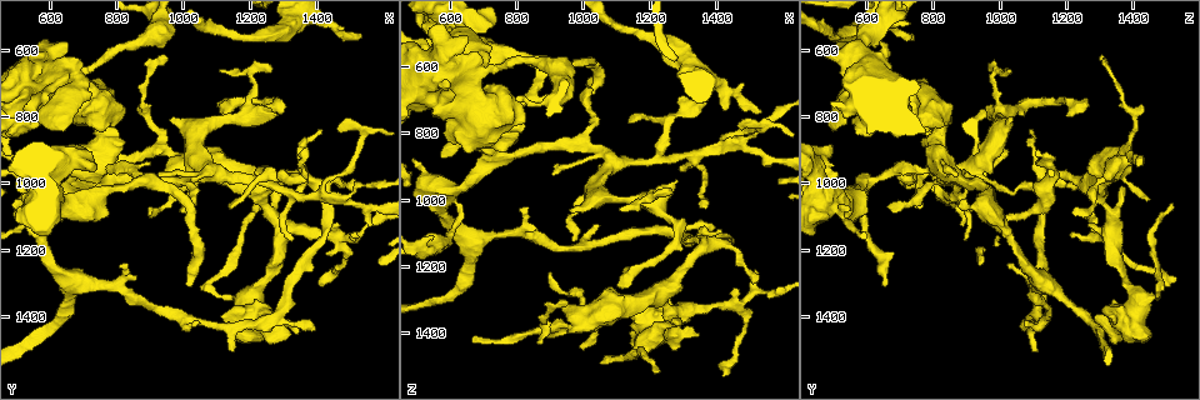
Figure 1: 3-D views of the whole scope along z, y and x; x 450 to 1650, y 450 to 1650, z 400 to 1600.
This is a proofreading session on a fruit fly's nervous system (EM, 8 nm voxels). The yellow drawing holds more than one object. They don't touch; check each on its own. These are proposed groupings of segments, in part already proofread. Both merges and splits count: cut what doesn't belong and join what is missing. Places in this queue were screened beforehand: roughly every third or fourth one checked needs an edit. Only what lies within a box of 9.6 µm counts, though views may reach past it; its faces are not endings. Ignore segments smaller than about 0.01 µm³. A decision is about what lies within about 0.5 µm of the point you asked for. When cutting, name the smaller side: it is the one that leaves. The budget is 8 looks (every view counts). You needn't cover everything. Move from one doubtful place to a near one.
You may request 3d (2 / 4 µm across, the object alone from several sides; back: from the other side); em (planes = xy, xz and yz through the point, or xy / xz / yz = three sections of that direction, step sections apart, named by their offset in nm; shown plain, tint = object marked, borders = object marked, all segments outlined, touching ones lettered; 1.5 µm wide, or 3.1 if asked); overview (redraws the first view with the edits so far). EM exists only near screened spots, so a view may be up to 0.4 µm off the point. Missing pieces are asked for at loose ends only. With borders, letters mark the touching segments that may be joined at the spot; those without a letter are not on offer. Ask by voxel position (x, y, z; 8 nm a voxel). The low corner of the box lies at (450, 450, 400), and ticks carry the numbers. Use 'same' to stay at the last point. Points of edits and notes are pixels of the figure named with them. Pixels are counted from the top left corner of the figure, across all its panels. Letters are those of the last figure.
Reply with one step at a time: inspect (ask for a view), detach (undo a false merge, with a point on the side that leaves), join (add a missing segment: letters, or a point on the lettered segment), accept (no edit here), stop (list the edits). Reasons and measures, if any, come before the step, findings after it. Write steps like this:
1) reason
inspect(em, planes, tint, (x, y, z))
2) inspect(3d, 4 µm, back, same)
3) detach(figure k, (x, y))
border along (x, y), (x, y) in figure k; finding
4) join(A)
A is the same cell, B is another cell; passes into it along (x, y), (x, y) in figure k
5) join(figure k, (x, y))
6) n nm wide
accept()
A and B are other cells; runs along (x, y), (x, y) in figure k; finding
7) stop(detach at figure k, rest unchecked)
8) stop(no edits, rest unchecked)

an open end
inspect(3d, 4 µm, (1270, 670, 980))

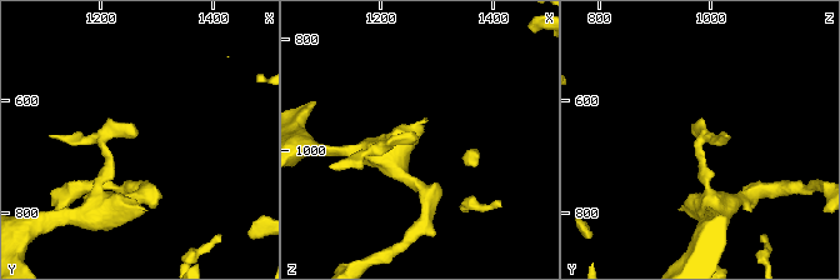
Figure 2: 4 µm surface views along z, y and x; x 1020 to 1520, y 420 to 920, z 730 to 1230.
inspect(em, xy, step 8, tint, (1260, 665, 975))

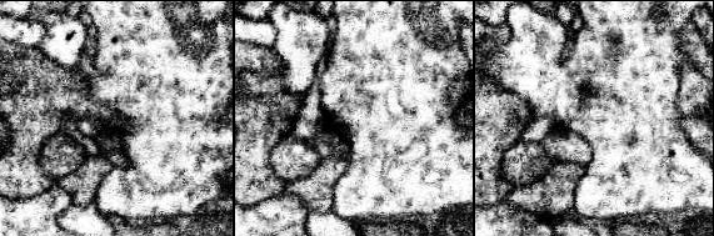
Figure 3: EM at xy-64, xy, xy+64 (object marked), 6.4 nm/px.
inspect(em, planes, borders, same)

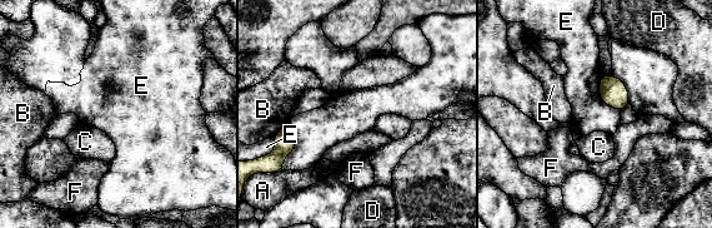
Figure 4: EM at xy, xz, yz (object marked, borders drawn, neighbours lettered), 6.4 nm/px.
E touches over 300 nm
accept()
A, B, C, D, E and F are other cells; border along (285, 124), (295, 147), (281, 169) in figure 4; no lettered segment goes on from it

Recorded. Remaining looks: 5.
abrupt turn
inspect(3d, 2 µm, (1390, 1040, 840))

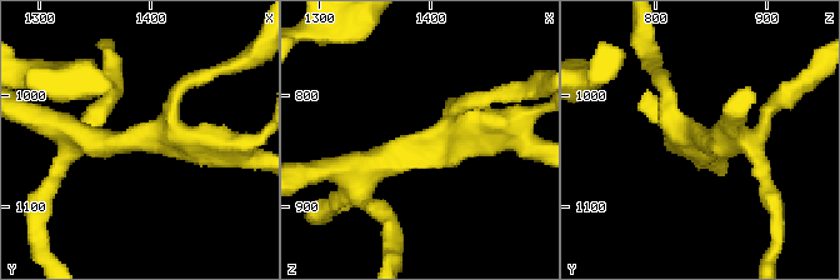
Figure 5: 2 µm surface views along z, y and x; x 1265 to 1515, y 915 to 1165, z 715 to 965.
inspect(em, planes, borders, (1396, 1042, 848))

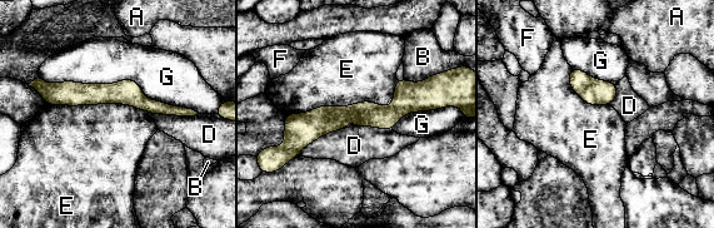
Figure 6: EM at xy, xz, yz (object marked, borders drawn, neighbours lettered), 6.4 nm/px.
G touches over 1050 nm
accept()
A, B, D, E, F and G are other cells; runs along (41, 88), (131, 94), (189, 113) in figure 6; all the same cell

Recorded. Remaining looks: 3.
branch stops here
inspect(em, planes, plain, (1540, 550, 740))

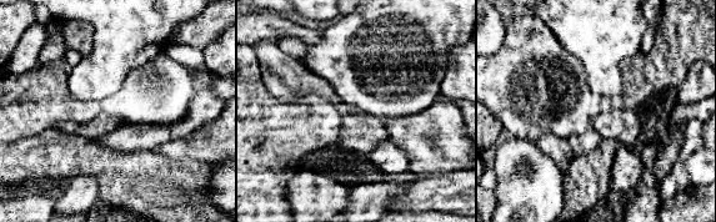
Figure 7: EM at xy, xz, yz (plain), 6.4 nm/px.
what lies round it
inspect(em, planes, borders, same)

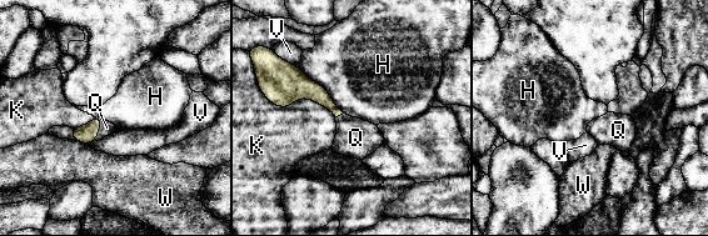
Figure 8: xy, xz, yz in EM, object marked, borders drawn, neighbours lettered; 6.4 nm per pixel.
join(Q)
Q is the same cell, H, K, V and W are other cells; passes into it along (86, 134), (99, 127), (106, 127) in figure 8; the cell continues

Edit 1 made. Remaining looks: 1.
stop(join at figure 8, rest unchecked)

